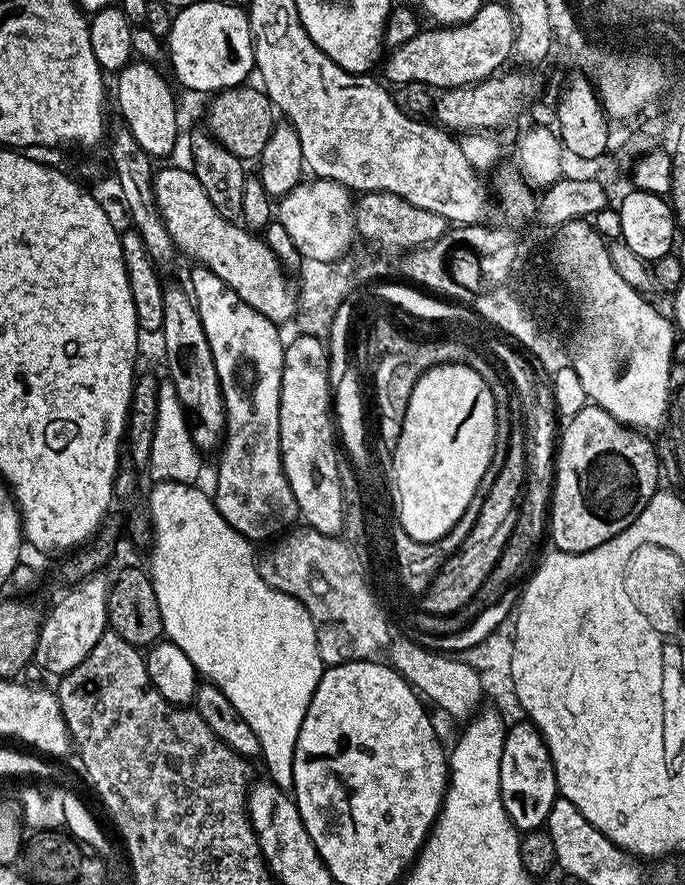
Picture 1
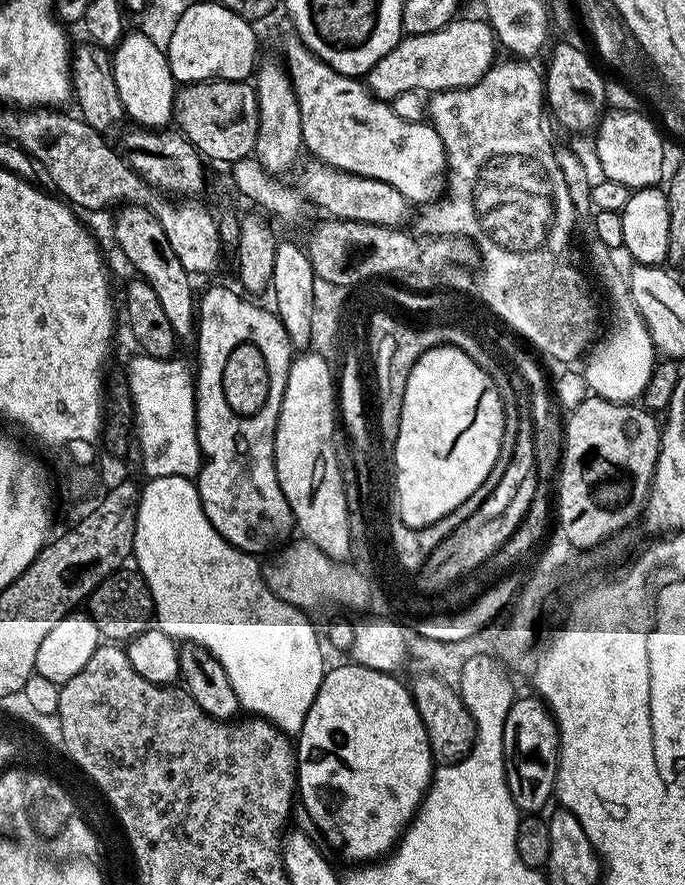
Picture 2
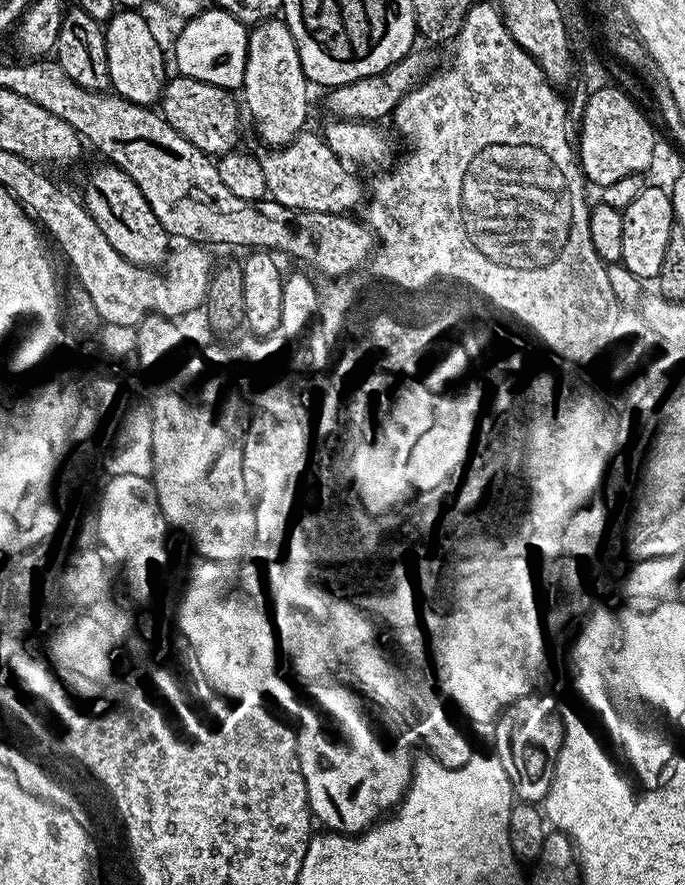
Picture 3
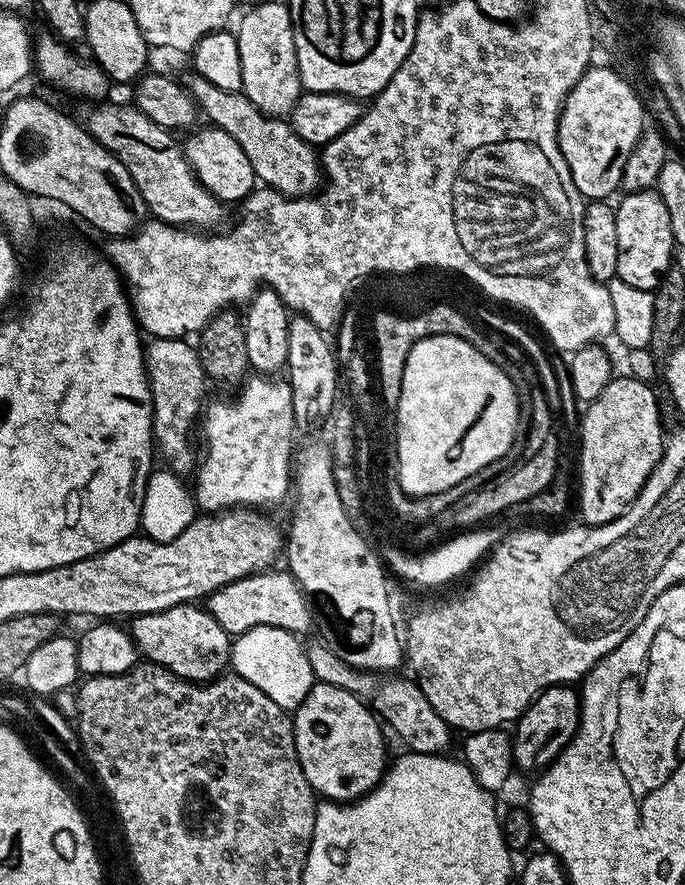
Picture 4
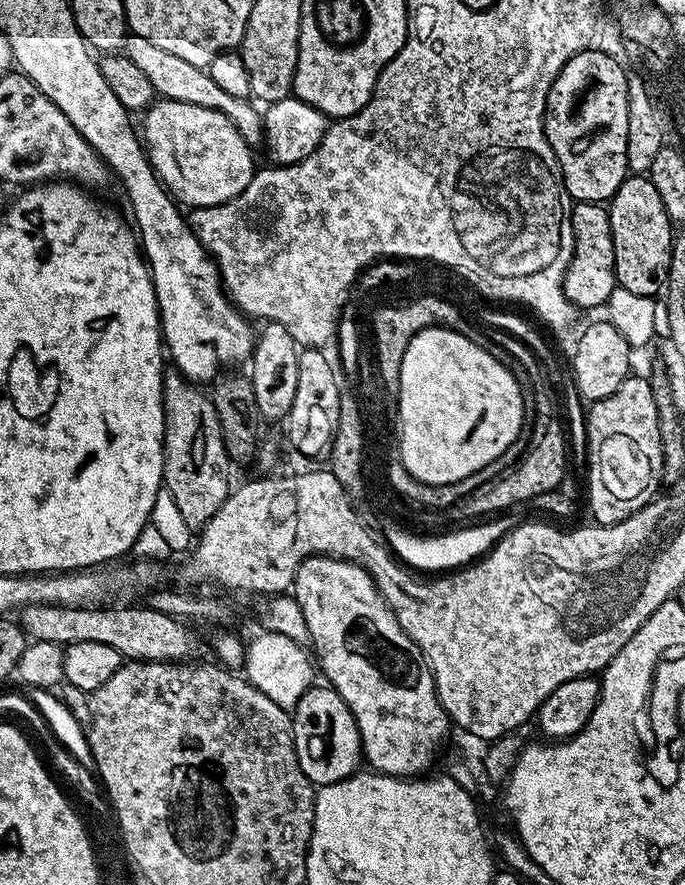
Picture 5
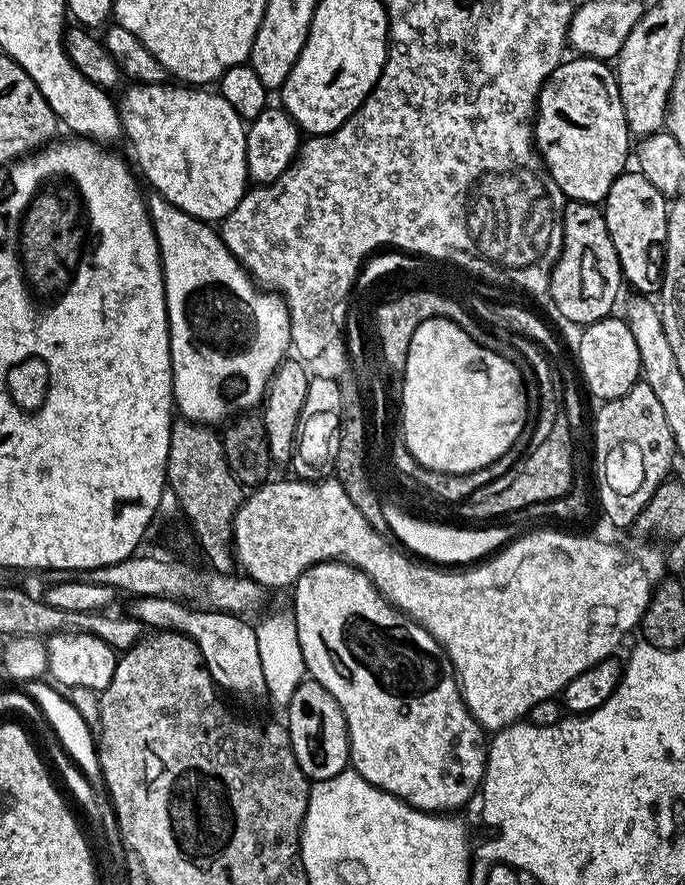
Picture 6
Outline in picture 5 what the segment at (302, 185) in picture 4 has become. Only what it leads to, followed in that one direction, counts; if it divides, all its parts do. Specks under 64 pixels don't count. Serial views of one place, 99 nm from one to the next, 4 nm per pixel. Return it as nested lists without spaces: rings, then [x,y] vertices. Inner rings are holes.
[[[131,34],[124,37],[124,47],[122,54],[146,74],[146,79],[150,81],[150,86],[154,86],[157,97],[173,100],[174,102],[190,102],[190,106],[206,106],[206,110],[218,110],[234,122],[234,130],[242,134],[242,138],[249,146],[256,146],[264,139],[264,118],[261,109],[251,99],[243,100],[234,98],[234,94],[226,94],[226,90],[221,90],[218,82],[210,78],[207,68],[199,68],[190,62],[185,62],[182,58],[177,58],[174,54],[169,54],[167,50],[152,45],[147,38],[138,38]]]

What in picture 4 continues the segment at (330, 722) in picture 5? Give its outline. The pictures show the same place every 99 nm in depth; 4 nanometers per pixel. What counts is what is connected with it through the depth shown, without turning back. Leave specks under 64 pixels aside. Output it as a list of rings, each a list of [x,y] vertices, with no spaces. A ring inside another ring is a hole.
[[[313,683],[300,707],[295,709],[294,727],[298,759],[317,797],[328,802],[351,802],[359,800],[380,783],[386,771],[384,736],[380,726],[382,728],[381,721],[364,700],[338,686]]]

